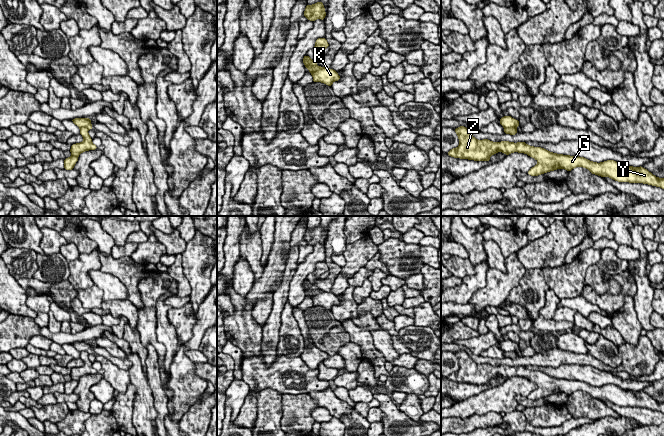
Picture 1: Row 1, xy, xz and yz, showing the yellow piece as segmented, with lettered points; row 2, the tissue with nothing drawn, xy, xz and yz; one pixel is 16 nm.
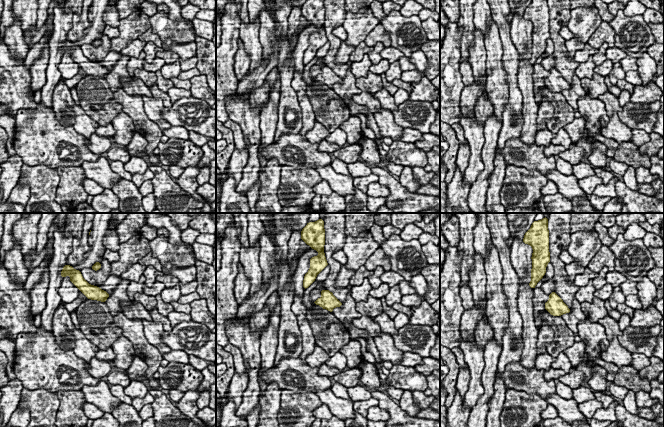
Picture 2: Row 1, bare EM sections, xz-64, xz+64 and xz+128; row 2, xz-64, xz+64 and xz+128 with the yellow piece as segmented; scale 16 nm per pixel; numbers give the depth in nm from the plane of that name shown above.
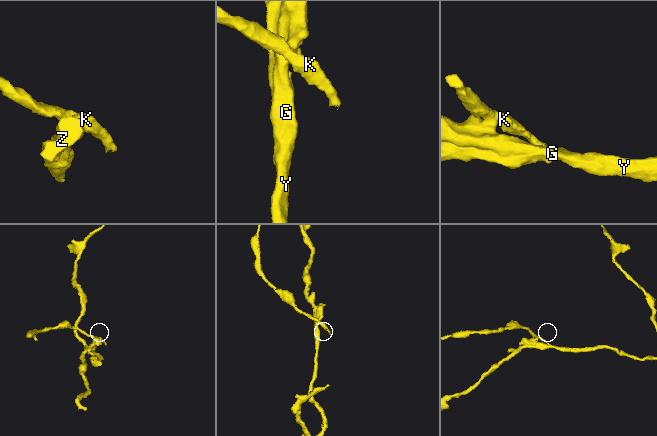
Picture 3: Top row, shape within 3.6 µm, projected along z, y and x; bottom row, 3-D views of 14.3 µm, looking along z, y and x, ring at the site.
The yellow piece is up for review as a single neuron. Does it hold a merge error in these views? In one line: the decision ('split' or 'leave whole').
split

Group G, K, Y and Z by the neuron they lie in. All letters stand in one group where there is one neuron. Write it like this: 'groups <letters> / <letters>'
groups G Y Z / K

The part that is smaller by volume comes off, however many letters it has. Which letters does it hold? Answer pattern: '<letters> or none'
K

